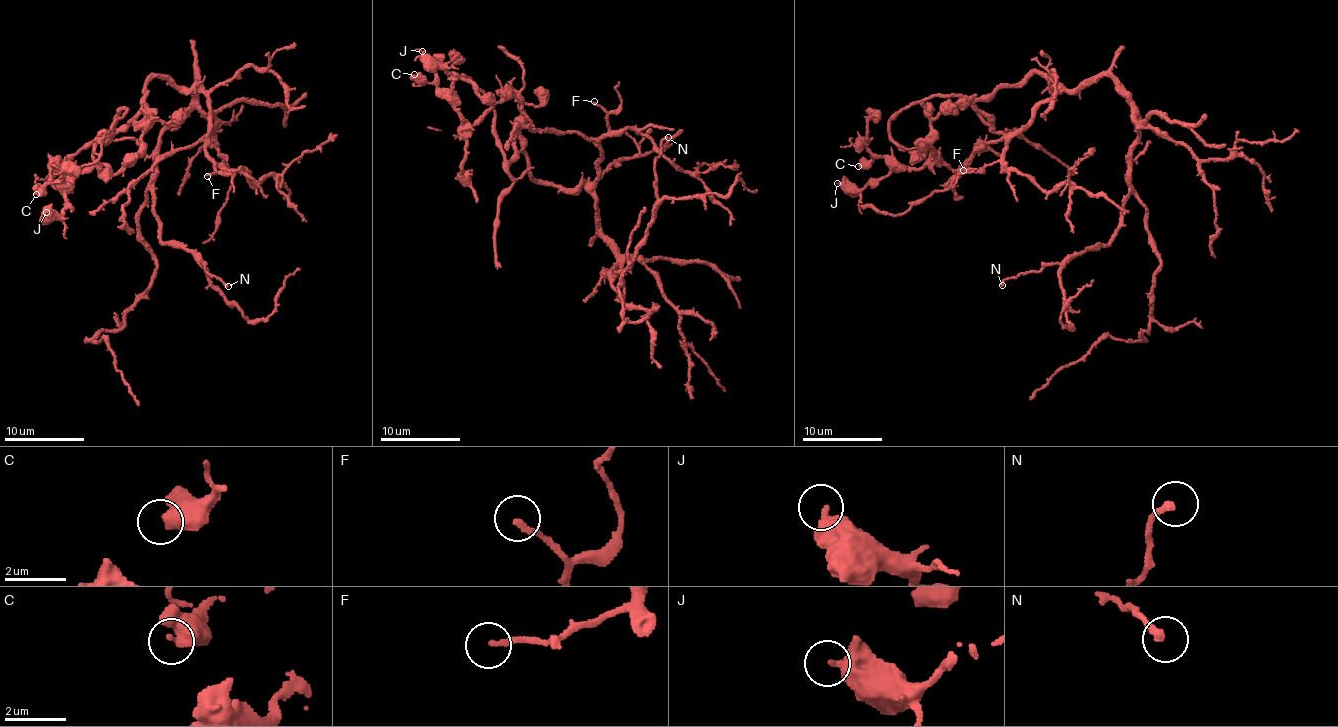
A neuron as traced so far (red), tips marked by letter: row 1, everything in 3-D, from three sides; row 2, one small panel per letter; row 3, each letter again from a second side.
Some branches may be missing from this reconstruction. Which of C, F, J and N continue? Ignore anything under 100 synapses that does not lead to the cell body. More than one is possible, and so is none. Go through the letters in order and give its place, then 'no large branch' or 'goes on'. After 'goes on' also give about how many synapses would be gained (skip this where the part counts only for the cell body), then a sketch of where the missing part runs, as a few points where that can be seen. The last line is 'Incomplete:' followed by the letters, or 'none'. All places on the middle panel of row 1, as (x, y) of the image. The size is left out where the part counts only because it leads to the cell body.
C: (414, 74) | no large branch
F: (594, 101) | no large branch
J: (422, 51) | no large branch
N: (668, 137) | no large branch
Incomplete: none

